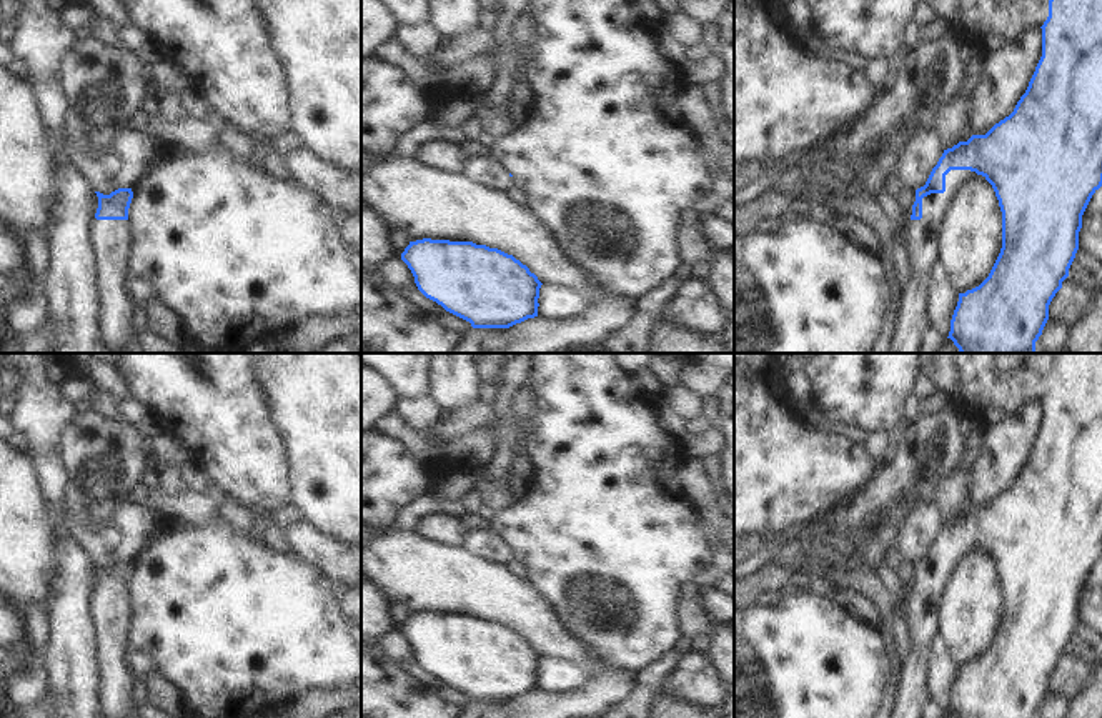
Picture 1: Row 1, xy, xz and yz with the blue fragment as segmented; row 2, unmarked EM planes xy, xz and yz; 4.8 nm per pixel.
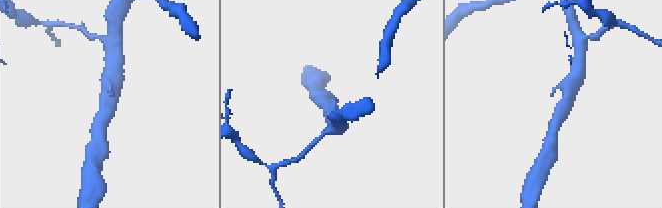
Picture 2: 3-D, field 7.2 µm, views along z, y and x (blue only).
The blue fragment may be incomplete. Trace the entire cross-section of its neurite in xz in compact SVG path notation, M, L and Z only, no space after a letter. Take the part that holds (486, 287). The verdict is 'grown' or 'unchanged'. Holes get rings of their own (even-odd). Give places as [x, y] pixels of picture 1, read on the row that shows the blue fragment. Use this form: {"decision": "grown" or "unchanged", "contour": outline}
{"decision": "unchanged", "contour": "M423 238L401 253L418 290L473 328L509 328L538 317L541 282L498 248Z"}

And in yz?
{"decision": "grown", "contour": "M1049 0L1049 17L1042 28L1042 57L1029 82L1025 93L1017 102L1014 112L995 123L985 135L972 135L967 142L959 142L952 148L944 150L937 165L932 168L924 187L916 190L916 202L912 205L911 223L906 232L906 247L909 250L911 278L902 288L899 300L899 317L896 320L896 335L889 353L919 353L924 332L931 327L926 315L926 298L929 290L929 278L932 265L939 260L939 230L946 210L954 198L956 192L975 172L982 175L994 188L1002 212L1002 248L989 273L989 277L975 288L959 293L959 302L951 320L949 337L961 353L1035 353L1035 342L1049 320L1049 305L1055 293L1062 288L1062 282L1069 277L1069 268L1079 250L1079 232L1082 228L1082 215L1092 195L1102 187L1102 0Z"}

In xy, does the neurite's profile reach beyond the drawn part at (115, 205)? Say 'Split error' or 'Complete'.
Split error.

